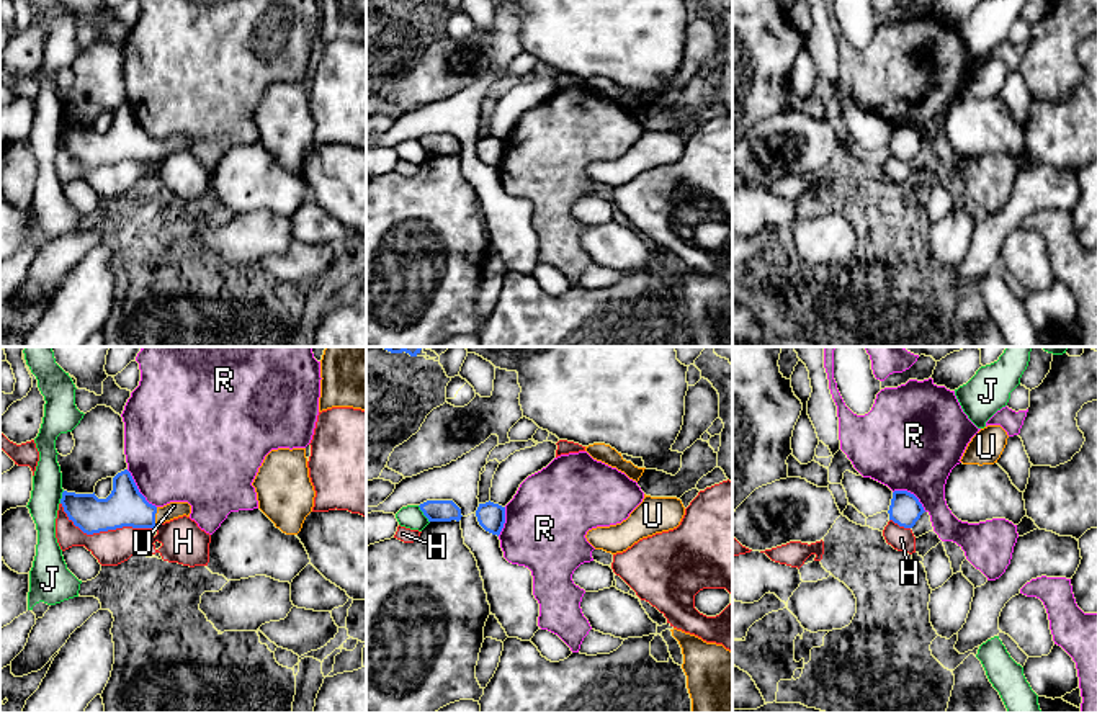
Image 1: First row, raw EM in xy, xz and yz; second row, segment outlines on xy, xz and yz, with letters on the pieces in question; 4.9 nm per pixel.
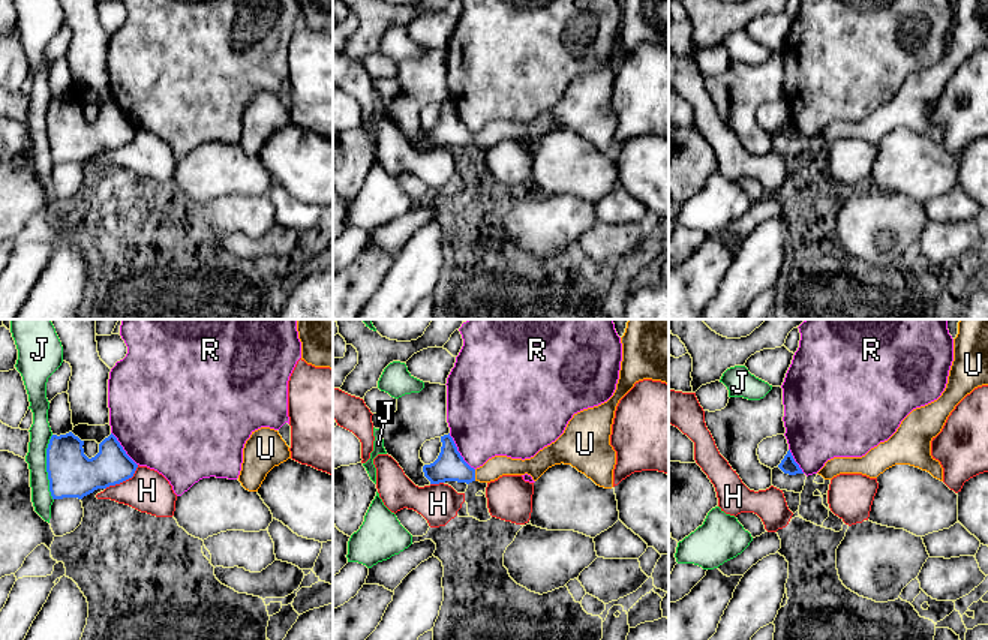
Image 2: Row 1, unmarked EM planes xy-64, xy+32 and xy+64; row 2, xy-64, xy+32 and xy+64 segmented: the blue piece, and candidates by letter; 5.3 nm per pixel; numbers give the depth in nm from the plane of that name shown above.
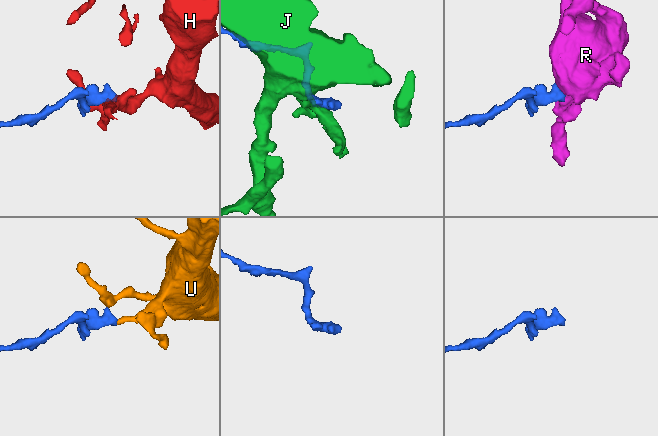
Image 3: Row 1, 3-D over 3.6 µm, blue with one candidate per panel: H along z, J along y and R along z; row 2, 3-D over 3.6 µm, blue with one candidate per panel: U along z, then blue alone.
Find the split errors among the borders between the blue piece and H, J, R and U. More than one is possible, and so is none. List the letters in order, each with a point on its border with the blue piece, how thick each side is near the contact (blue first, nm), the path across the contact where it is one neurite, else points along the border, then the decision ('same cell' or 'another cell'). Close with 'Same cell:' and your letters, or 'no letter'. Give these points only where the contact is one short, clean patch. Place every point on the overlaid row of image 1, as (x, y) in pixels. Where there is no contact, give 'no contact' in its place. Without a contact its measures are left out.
H: xy (105, 530) | 190/170 nm | another cell
J: xz (424, 514) | 110/110 nm | another cell
R: xy (138, 489) | 190/480 nm | along xy (126, 470), (138, 491), (156, 507) | another cell
U: xy (154, 517) | 190/80 nm | same cell
Same cell: U

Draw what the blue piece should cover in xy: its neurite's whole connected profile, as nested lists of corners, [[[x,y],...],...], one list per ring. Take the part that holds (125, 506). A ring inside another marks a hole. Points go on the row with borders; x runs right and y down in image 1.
[[[128,469],[113,478],[113,491],[106,499],[98,499],[95,492],[75,494],[64,491],[60,504],[69,520],[87,535],[123,527],[155,528],[191,513],[188,502],[170,502],[163,507],[149,504]]]

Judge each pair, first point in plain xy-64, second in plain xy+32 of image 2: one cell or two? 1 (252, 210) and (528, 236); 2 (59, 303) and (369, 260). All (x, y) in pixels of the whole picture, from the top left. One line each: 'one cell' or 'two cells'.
1: one cell
2: two cells

